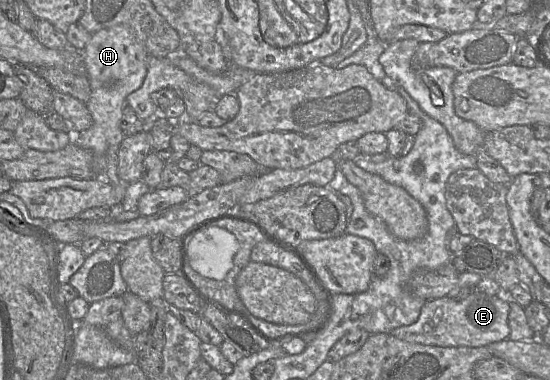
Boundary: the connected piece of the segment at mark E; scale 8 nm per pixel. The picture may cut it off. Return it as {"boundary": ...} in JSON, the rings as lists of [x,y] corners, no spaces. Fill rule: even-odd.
{"boundary":[[[475,291],[463,300],[456,300],[451,297],[443,297],[427,300],[421,309],[418,320],[408,326],[401,326],[394,329],[390,334],[400,340],[431,345],[439,347],[481,347],[488,346],[495,342],[507,340],[510,335],[508,315],[510,311],[510,300],[505,295],[489,296]]]}

